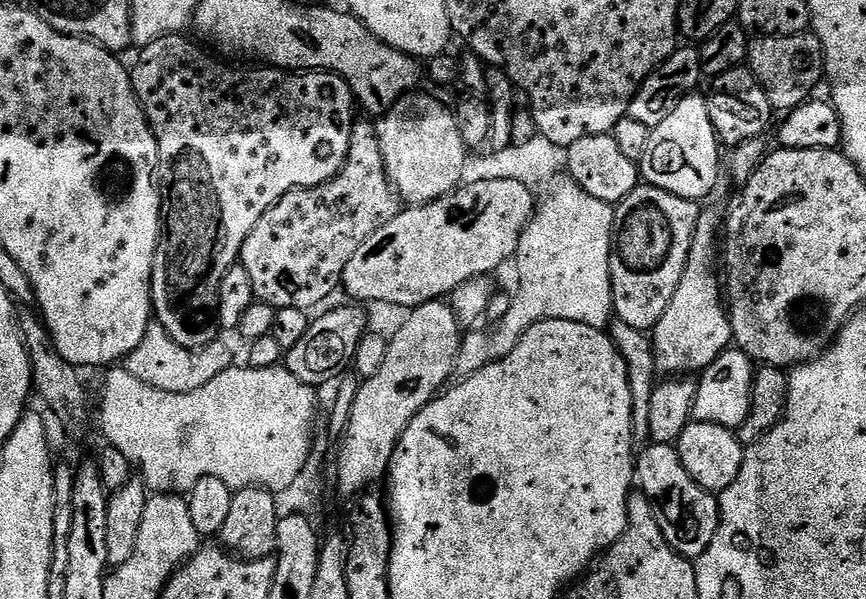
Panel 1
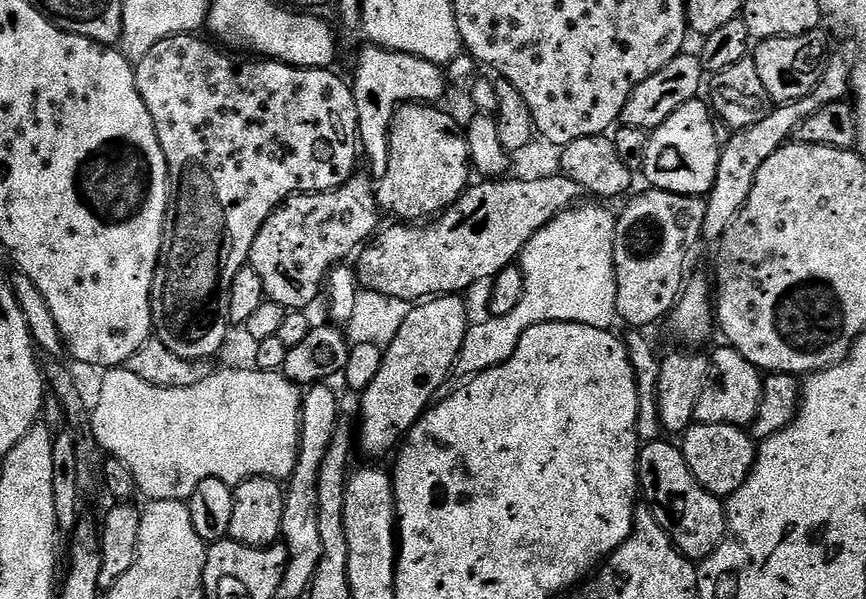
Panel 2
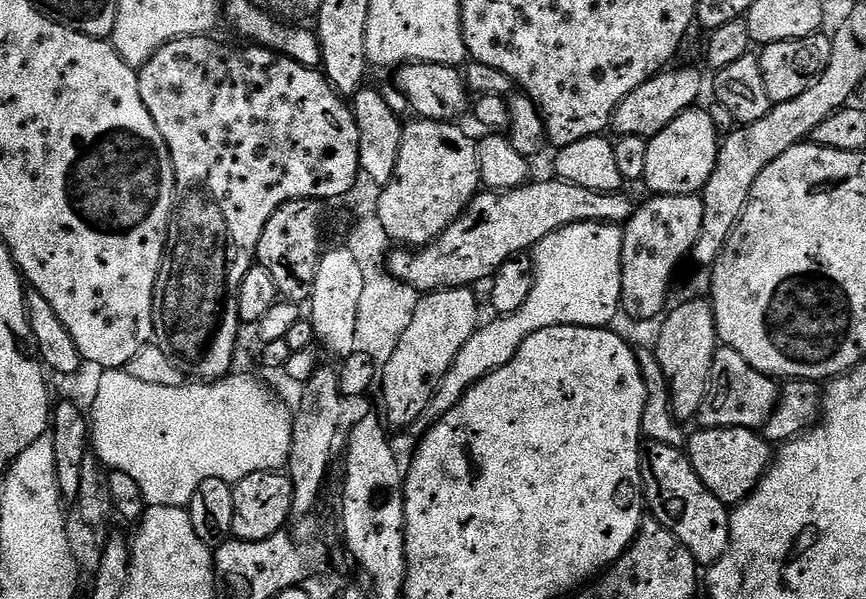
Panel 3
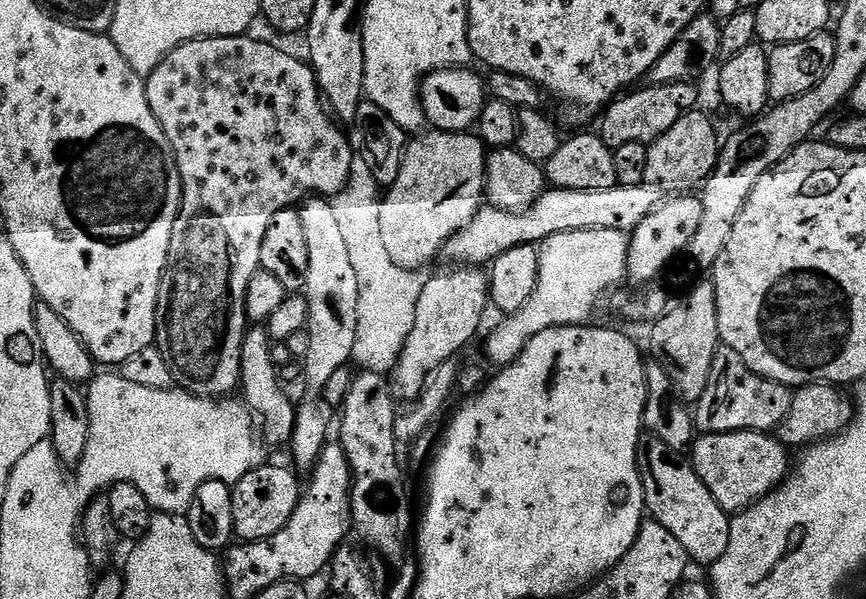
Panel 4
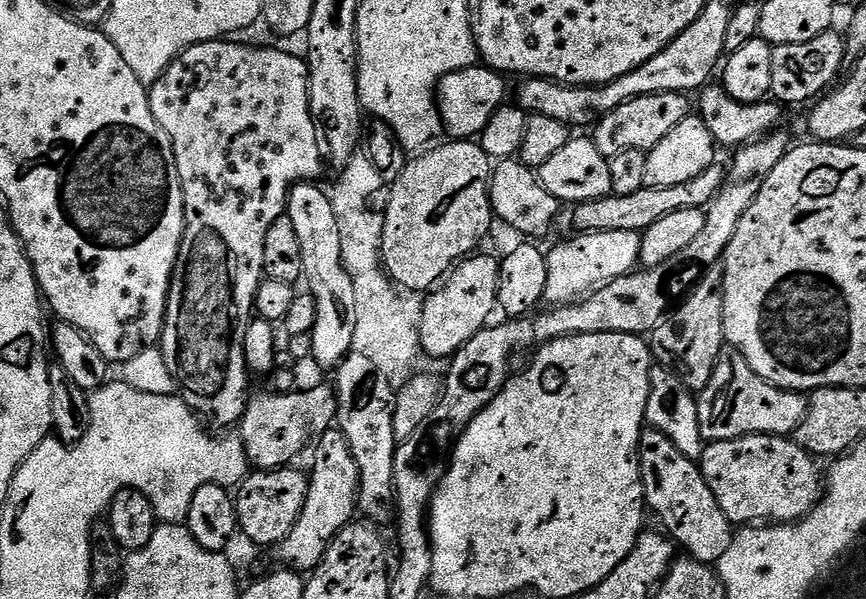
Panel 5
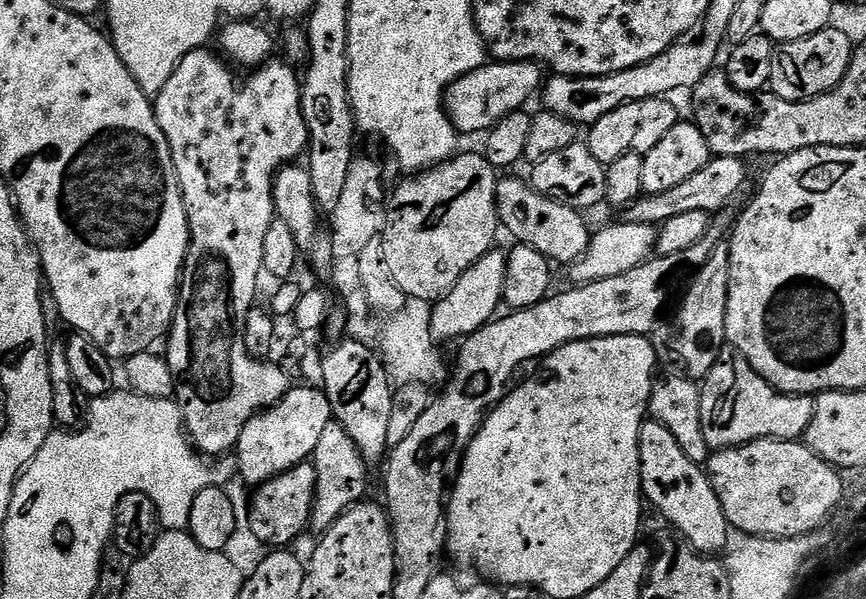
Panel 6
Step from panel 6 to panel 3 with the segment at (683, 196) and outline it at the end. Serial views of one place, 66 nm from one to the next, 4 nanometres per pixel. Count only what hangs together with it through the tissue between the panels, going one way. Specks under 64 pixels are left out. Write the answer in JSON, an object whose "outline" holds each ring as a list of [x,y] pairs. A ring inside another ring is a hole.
{"outline":[[[551,179],[540,180],[537,184],[529,182],[509,192],[481,191],[437,240],[415,250],[389,251],[386,257],[388,273],[421,294],[438,292],[441,288],[476,286],[479,280],[491,281],[506,261],[527,253],[559,228],[582,222],[623,226],[632,217],[634,203],[623,191],[586,190],[586,186]]]}

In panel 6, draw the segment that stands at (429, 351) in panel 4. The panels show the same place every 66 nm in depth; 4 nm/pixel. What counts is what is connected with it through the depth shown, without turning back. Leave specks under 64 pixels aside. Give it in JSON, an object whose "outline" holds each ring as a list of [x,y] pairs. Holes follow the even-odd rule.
{"outline":[[[493,250],[486,253],[445,296],[432,304],[432,336],[438,342],[444,340],[459,341],[465,336],[472,336],[479,328],[486,326],[501,311],[506,286],[507,255],[502,251]]]}

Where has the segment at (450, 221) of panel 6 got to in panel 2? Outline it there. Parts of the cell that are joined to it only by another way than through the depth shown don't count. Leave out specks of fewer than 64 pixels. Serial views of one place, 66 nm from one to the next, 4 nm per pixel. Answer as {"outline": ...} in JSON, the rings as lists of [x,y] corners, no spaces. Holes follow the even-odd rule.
{"outline":[[[401,104],[397,107],[390,126],[390,162],[386,174],[379,177],[376,189],[376,203],[385,213],[388,212],[400,222],[424,222],[445,212],[457,198],[469,187],[470,157],[468,155],[468,137],[456,125],[456,120],[440,106],[431,104]]]}

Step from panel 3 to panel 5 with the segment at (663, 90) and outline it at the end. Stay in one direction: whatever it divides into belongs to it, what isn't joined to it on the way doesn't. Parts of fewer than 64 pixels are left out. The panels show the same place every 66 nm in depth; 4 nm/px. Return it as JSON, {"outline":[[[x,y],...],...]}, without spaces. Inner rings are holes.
{"outline":[[[663,92],[662,94],[650,94],[642,98],[634,98],[630,102],[622,102],[610,114],[606,114],[594,126],[594,139],[598,150],[602,154],[612,157],[614,154],[622,154],[622,150],[642,150],[658,146],[678,122],[682,122],[690,114],[688,108],[689,97],[683,92]]]}

